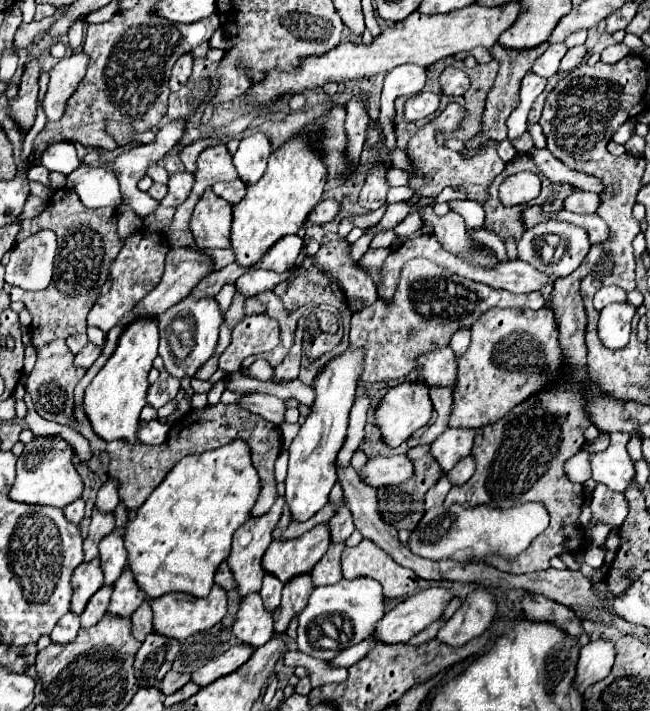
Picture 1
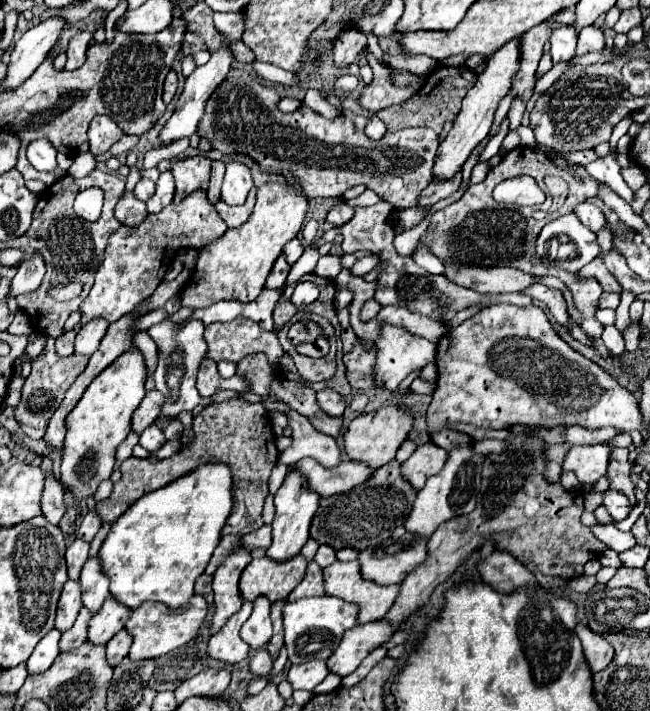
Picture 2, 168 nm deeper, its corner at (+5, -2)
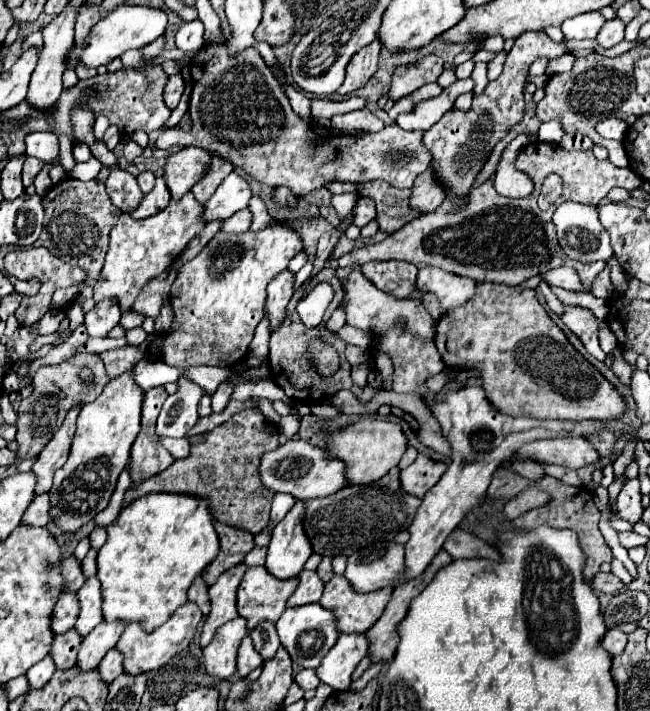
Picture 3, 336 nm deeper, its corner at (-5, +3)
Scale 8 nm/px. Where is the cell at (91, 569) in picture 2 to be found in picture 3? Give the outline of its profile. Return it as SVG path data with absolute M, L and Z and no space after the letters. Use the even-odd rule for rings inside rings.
M96 575L88 577L84 587L78 591L78 599L80 599L80 615L76 621L76 629L86 635L90 629L94 629L98 623L104 621L102 617L102 587Z

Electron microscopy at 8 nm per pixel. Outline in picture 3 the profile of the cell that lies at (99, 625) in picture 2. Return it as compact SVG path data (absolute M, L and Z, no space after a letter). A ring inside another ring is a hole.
M124 621L96 625L96 629L92 629L82 641L82 647L78 653L78 667L82 671L94 669L102 661L102 657L108 653L108 649L112 649L118 643L124 629L126 629Z

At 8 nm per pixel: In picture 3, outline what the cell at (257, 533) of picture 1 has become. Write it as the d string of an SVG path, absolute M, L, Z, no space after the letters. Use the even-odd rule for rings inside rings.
M238 563L236 567L224 571L218 581L210 587L210 597L212 597L212 611L208 613L208 619L202 627L202 637L200 637L200 647L206 647L216 629L220 625L224 625L226 621L230 621L232 617L238 615L238 609L236 609L236 591L238 591L238 585L246 573L246 565L244 563Z

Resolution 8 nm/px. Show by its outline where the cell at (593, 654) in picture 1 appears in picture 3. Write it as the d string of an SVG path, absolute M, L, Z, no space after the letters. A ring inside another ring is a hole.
M610 629L606 635L604 635L604 639L602 639L602 647L614 657L614 655L618 655L620 651L624 651L624 647L626 647L626 633L622 633L620 629Z

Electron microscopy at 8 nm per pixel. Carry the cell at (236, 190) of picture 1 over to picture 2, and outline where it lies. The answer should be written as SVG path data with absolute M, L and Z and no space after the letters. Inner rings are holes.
M256 188L250 190L246 202L242 206L228 206L224 204L222 200L218 200L216 204L216 212L220 214L220 218L228 224L228 228L238 228L246 222L246 218L252 214L252 208L254 208L254 202L256 202Z

